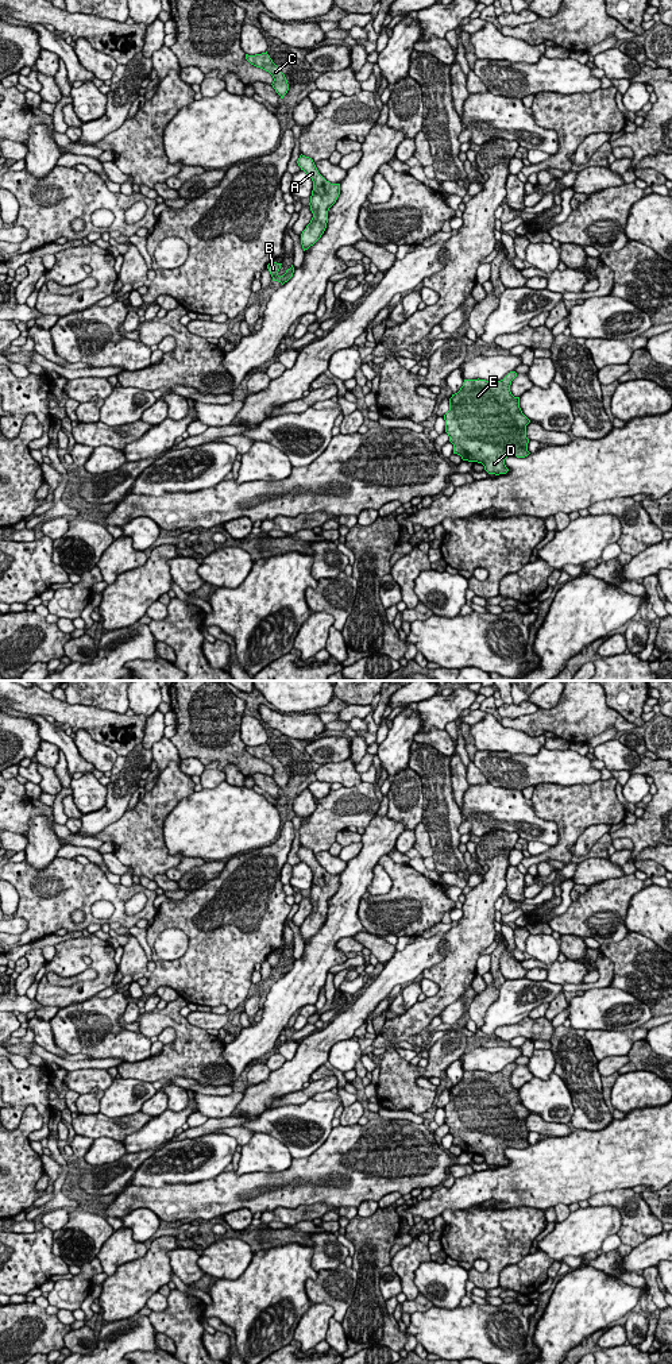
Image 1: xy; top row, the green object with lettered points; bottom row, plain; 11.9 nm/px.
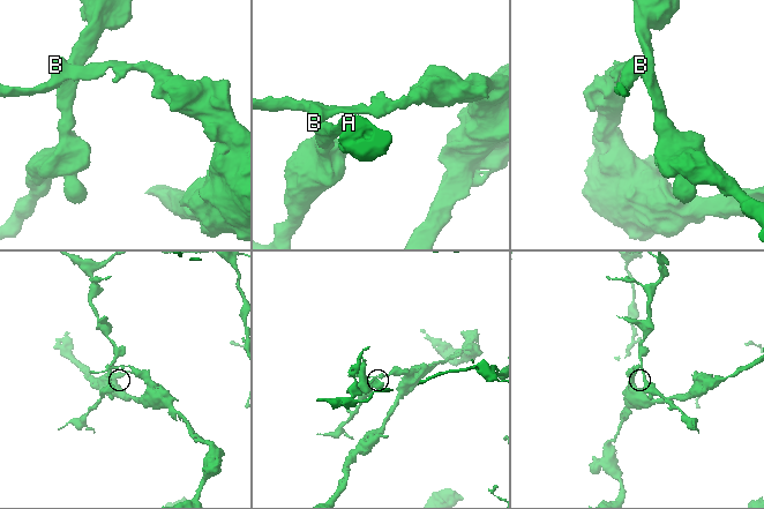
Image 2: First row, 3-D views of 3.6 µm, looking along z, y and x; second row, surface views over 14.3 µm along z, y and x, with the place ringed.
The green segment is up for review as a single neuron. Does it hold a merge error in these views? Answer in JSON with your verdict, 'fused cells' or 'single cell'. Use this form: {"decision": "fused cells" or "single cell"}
{"decision": "fused cells"}

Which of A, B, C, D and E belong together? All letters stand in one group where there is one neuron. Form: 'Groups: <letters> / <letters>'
Groups: A C / B D E

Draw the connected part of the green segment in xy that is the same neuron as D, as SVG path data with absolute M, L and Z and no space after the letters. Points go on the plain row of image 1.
M510 1063L495 1074L464 1071L460 1082L449 1090L449 1102L444 1106L445 1124L453 1136L453 1145L460 1147L463 1152L482 1155L488 1165L506 1165L507 1148L525 1149L530 1145L526 1129L526 1117L530 1111L520 1099L520 1088L514 1088L510 1083L515 1068L517 1064Z

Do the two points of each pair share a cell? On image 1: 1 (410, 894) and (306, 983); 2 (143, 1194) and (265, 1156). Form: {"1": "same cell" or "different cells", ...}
{"1": "different cells", "2": "different cells"}

